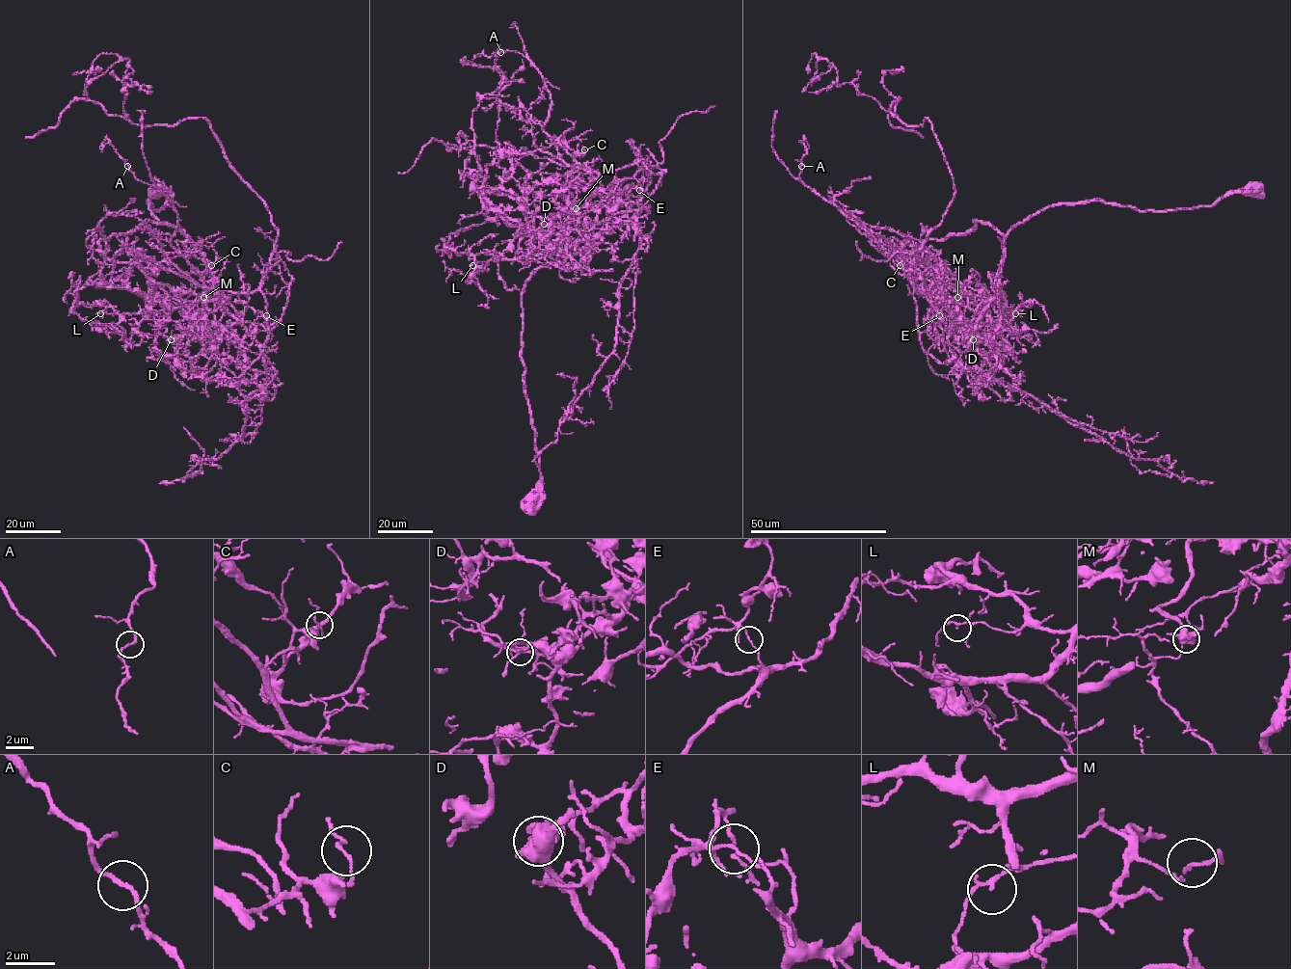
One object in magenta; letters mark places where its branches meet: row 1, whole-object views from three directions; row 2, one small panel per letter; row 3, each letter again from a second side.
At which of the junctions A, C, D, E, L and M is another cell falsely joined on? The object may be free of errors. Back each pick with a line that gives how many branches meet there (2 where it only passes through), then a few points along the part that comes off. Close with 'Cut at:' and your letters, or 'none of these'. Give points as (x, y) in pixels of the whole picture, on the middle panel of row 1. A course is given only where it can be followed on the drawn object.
E: Branches: 2. Course of the part to remove: (638, 190), (636, 160), (650, 181), (628, 205), (575, 176), (525, 171), (497, 140), (501, 77), (463, 57)
Cut at: E

